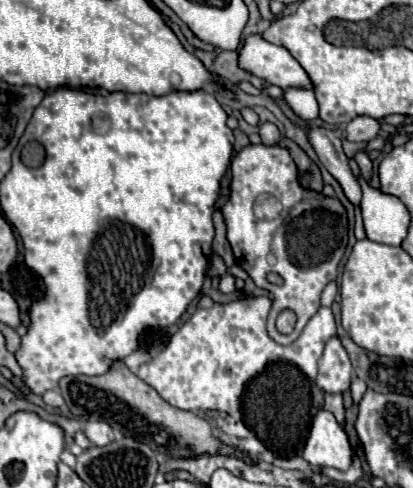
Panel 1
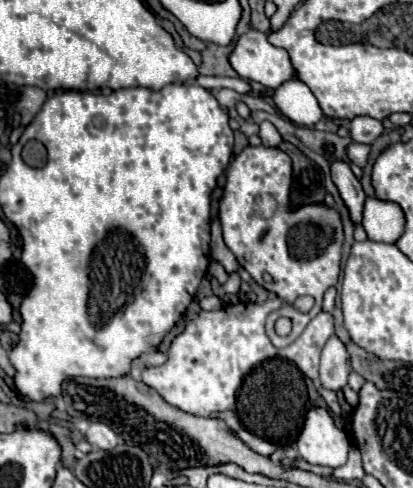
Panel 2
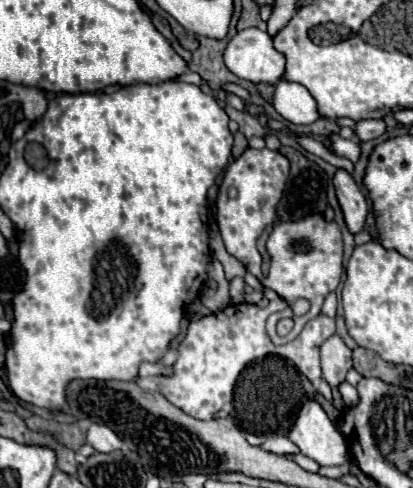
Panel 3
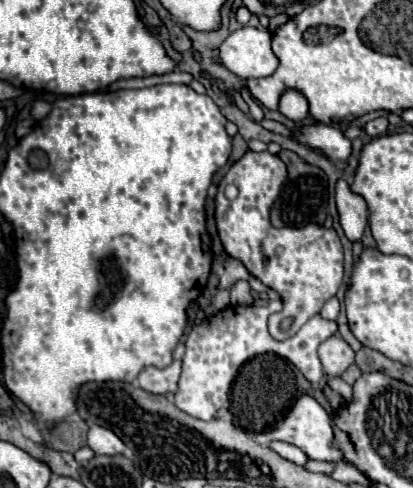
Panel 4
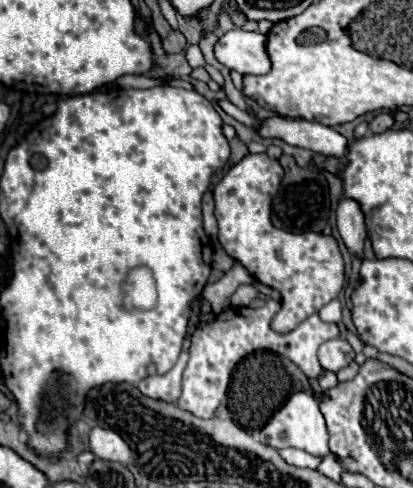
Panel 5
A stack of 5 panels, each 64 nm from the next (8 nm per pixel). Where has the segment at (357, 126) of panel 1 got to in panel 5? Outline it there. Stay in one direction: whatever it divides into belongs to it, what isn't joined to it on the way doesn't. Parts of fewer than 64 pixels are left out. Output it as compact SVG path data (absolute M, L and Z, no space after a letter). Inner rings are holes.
M380 112L378 116L372 118L370 130L372 130L372 132L384 132L384 130L392 128L392 124L394 124L394 116L388 114L388 112Z

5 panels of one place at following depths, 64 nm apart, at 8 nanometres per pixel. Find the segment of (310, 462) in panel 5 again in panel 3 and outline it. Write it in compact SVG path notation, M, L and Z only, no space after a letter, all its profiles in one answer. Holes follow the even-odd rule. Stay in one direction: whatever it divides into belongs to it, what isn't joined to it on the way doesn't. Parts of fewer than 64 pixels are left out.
M276 432L266 436L262 448L268 450L268 452L274 452L274 454L280 454L280 456L288 456L288 454L298 454L298 452L300 452L300 450L296 448L296 444L292 444L286 436L276 434Z

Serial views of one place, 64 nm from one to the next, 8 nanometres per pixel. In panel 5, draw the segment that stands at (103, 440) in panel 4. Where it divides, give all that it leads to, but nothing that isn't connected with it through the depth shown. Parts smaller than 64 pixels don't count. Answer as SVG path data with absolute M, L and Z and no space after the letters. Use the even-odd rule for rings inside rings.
M96 426L90 432L90 448L96 454L96 458L100 458L100 460L120 462L120 464L128 464L130 462L128 444L122 440L120 434L116 434L112 430Z

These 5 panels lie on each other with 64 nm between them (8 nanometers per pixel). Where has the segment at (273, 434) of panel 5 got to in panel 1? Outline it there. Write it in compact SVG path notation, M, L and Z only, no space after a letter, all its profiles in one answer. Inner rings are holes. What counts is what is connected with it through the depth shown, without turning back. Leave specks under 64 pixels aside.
M318 410L312 418L300 454L314 466L332 466L338 470L346 470L350 466L352 446L336 418L326 410Z

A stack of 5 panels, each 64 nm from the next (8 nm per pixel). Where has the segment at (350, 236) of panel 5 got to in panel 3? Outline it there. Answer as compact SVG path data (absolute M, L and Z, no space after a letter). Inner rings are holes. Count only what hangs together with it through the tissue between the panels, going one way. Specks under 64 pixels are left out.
M338 170L334 176L334 190L336 198L340 202L344 222L352 234L358 234L364 228L366 216L368 216L368 200L360 186L352 180L352 176L346 170Z

